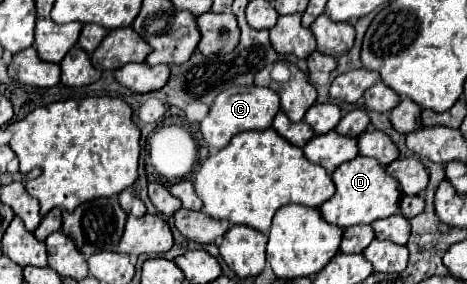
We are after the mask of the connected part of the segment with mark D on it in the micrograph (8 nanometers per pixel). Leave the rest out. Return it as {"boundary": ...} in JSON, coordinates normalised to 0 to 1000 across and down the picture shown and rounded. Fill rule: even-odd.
{"boundary":[[[764,549],[752,570],[730,577],[713,606],[713,641],[717,641],[717,683],[687,725],[687,761],[730,803],[777,789],[777,782],[803,782],[812,768],[829,768],[854,746],[854,704],[859,704],[859,669],[854,669],[854,634],[833,620],[824,606],[824,585],[816,585],[803,556],[786,549]],[[760,768],[803,768],[803,775],[760,775]]]}

